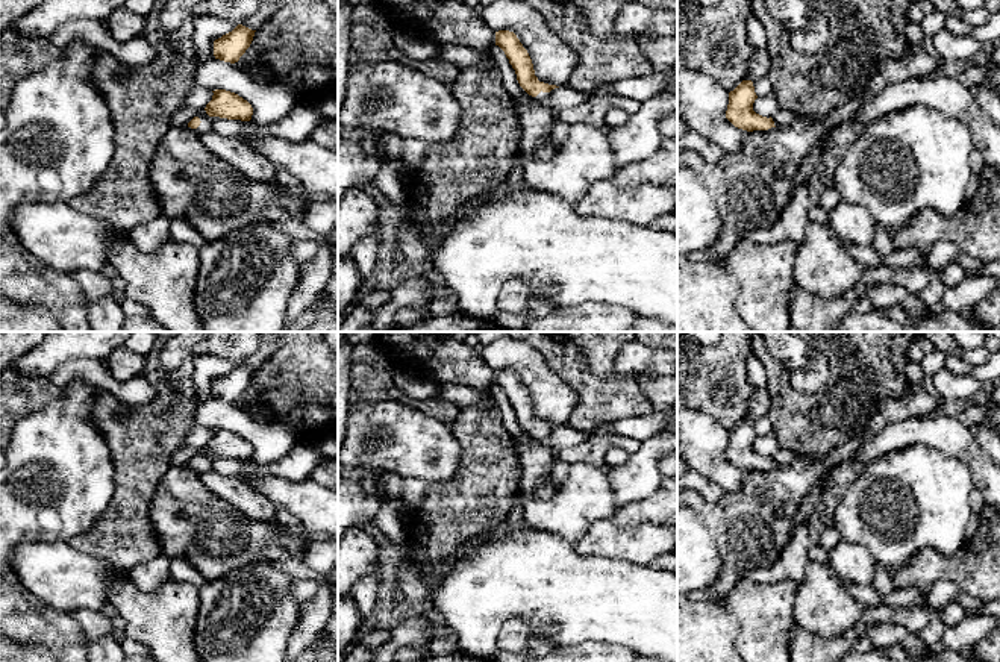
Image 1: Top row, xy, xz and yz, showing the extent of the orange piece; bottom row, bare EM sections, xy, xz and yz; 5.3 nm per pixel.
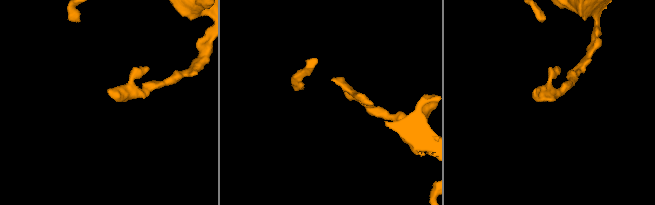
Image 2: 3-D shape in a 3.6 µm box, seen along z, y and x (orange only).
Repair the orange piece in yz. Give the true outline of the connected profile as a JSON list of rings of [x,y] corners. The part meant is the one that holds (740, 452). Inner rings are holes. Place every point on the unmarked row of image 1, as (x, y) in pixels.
[[[742,420],[733,430],[729,432],[729,444],[726,457],[738,468],[768,470],[774,465],[773,457],[762,456],[753,450],[753,442],[758,438],[752,420]]]

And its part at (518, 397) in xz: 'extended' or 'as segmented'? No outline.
extended

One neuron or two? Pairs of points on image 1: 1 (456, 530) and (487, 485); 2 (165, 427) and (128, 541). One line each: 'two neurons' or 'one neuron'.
1: one neuron
2: one neuron

